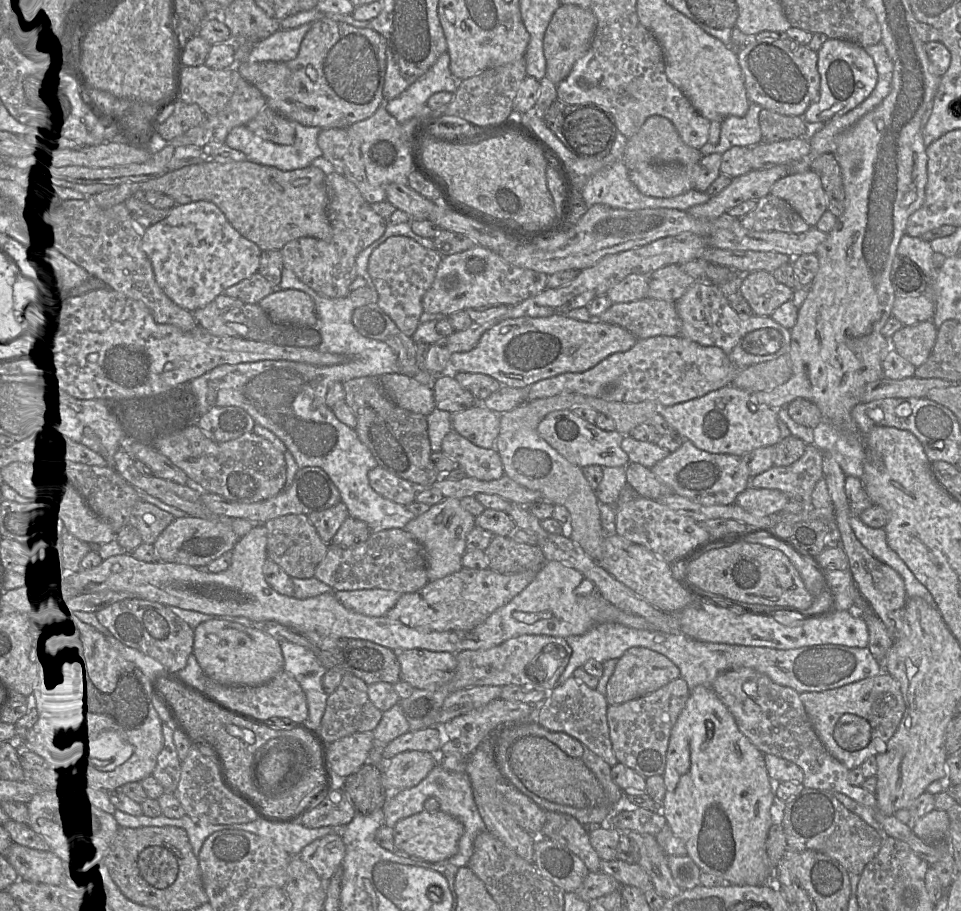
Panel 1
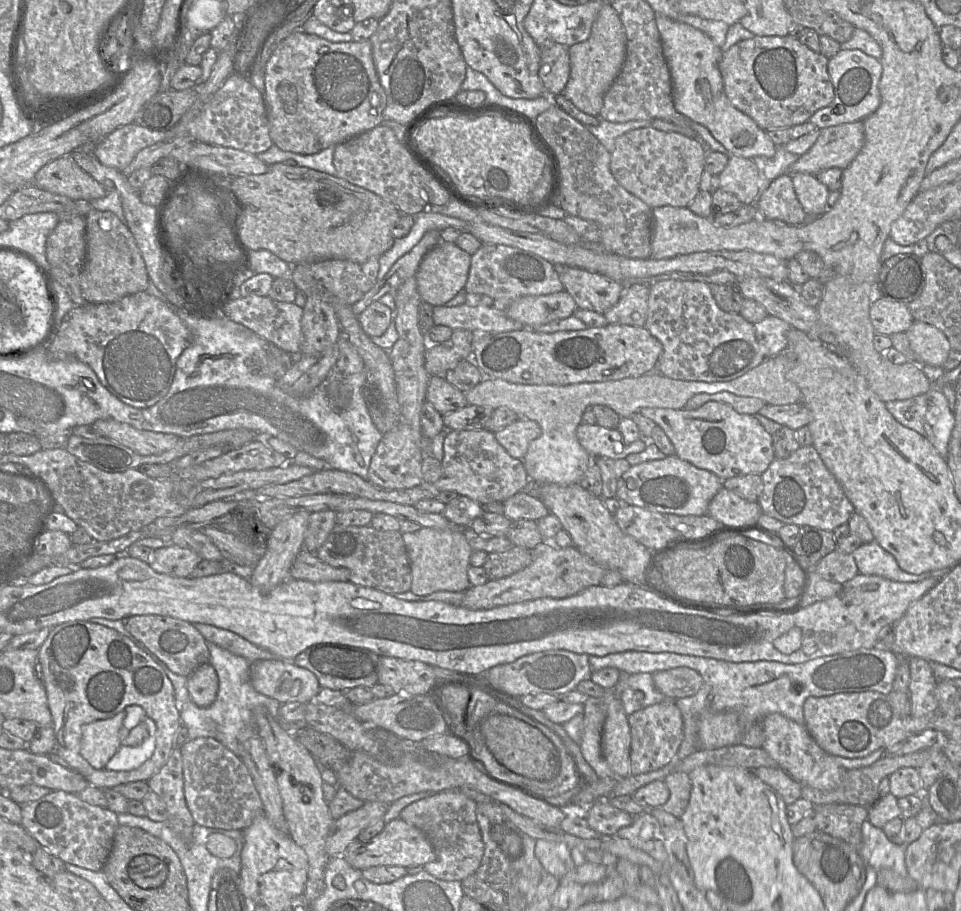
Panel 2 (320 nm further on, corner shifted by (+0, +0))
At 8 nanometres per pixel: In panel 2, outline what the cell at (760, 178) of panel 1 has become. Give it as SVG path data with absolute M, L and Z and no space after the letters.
M863 121L821 129L815 144L795 161L787 174L816 175L829 168L846 169L865 142Z

